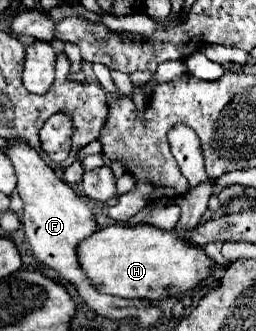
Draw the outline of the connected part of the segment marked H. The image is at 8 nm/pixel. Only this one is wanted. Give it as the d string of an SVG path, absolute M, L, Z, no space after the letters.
M111 225L95 231L81 241L77 251L79 261L95 289L123 299L161 301L179 293L191 291L211 277L215 261L207 257L205 249L193 245L173 231L151 225Z

